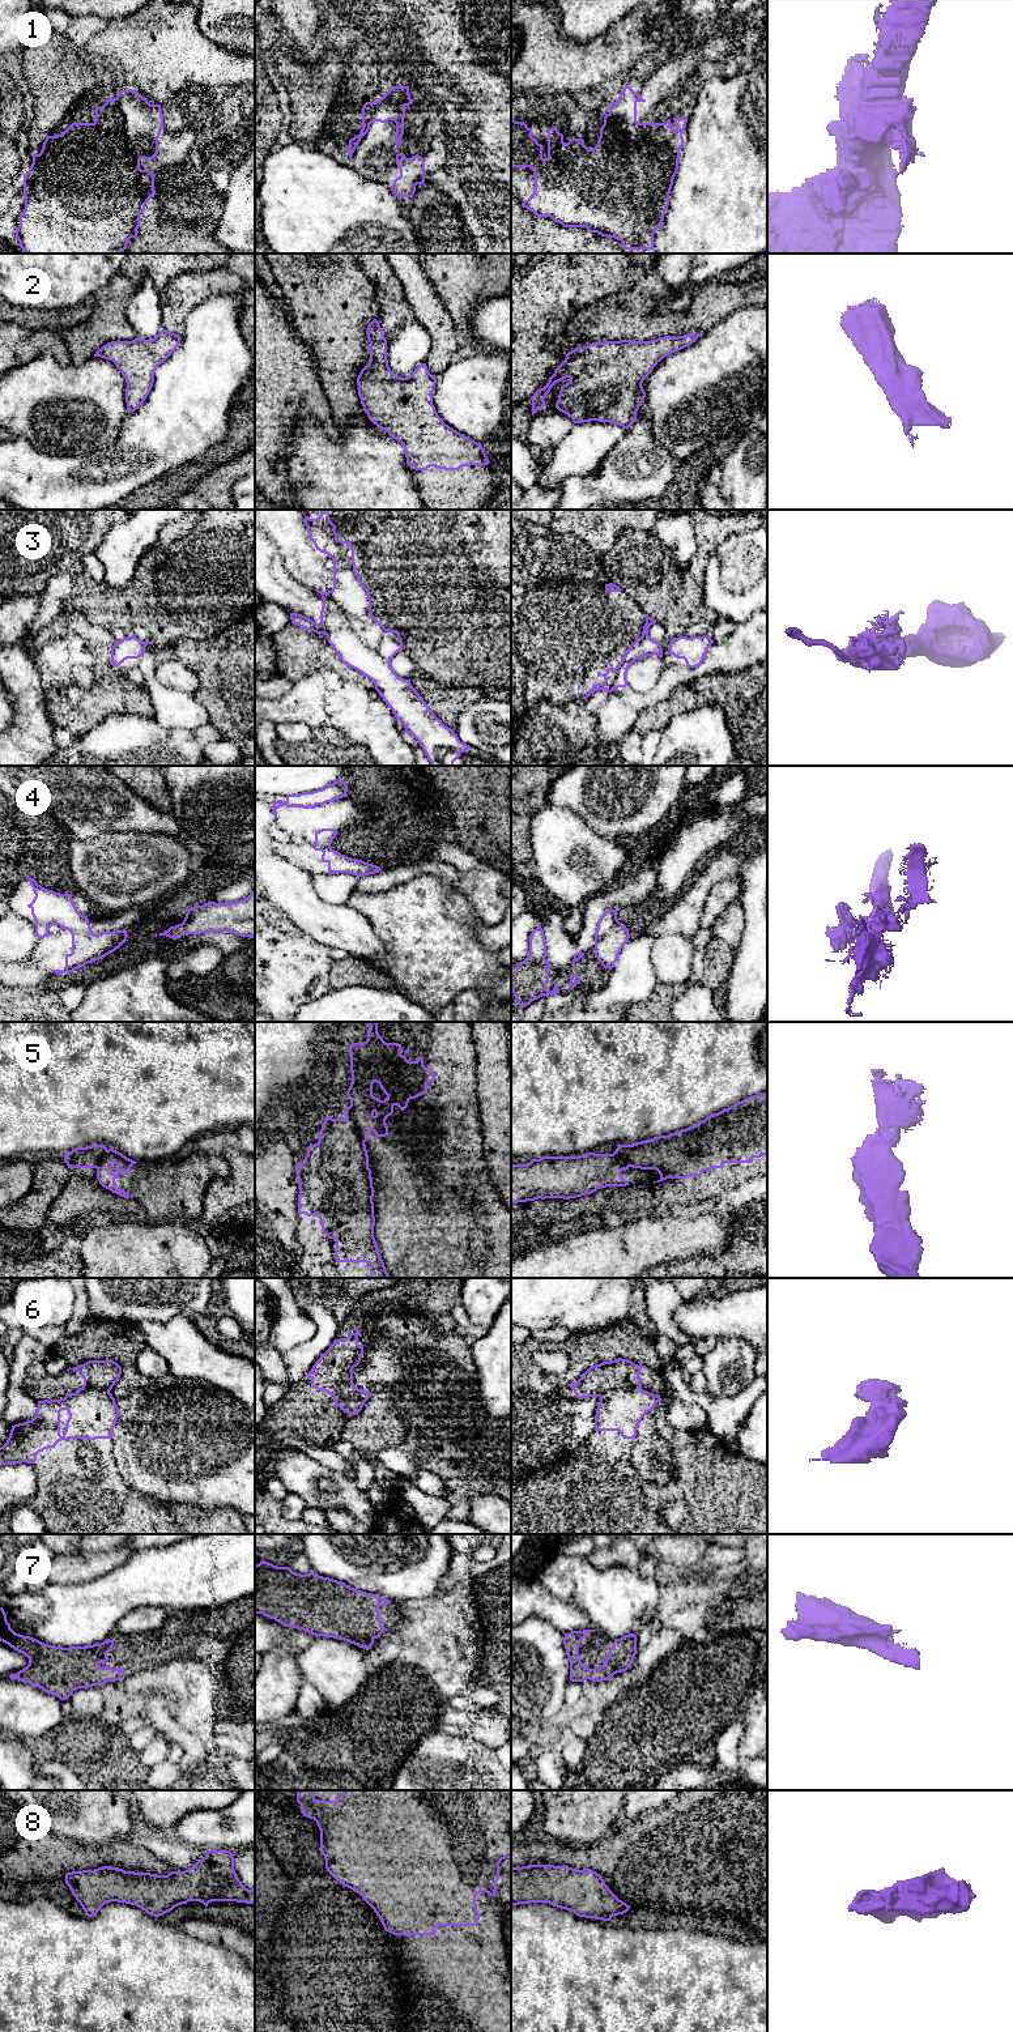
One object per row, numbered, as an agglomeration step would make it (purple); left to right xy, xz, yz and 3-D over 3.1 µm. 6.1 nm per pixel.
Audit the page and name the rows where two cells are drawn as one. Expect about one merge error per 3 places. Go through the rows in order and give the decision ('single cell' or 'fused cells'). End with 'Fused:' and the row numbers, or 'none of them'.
1: fused cells
2: single cell
3: single cell
4: fused cells
5: fused cells
6: fused cells
7: single cell
8: single cell
Fused: 1, 4, 5, 6

